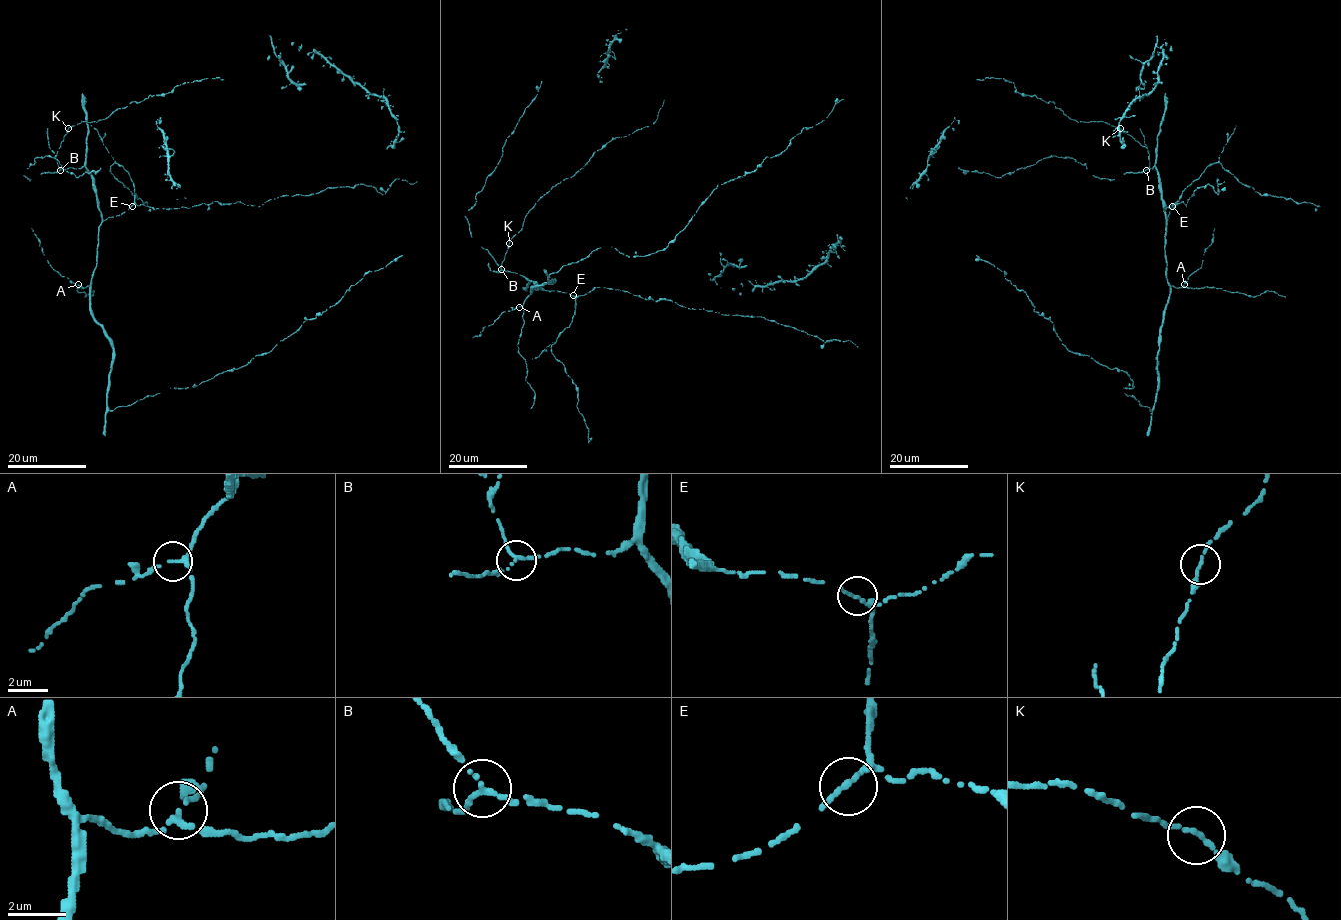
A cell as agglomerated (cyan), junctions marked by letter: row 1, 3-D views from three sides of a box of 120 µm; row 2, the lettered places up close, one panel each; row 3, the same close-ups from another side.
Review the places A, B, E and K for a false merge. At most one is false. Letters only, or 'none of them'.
none of them

